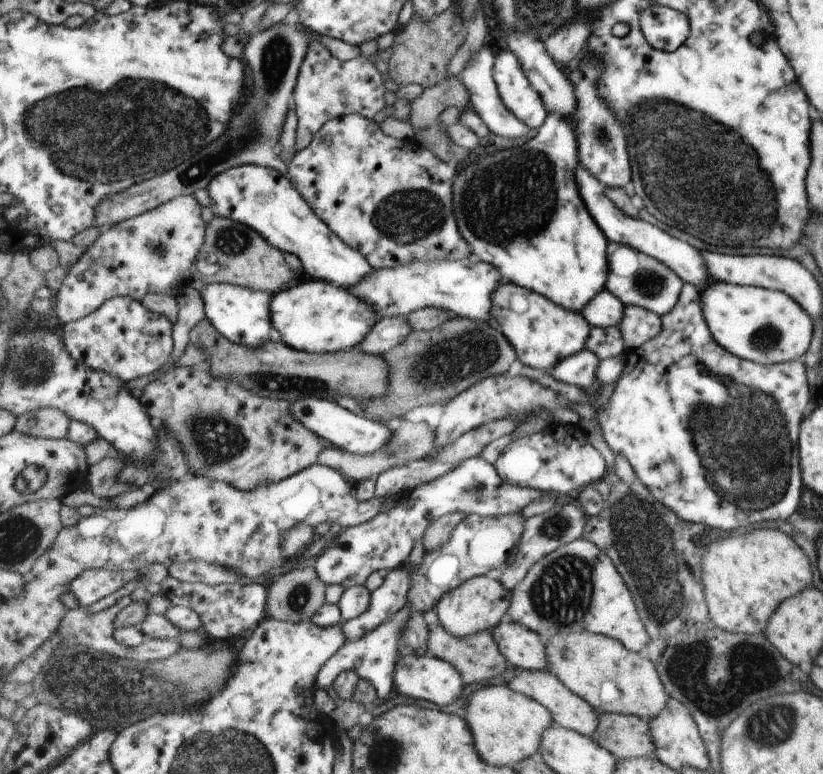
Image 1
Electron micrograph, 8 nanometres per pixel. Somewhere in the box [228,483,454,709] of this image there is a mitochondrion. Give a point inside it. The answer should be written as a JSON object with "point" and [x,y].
{"point":[298,598]}

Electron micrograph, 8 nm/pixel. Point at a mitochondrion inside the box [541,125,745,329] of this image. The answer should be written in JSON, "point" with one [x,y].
{"point":[648,283]}

